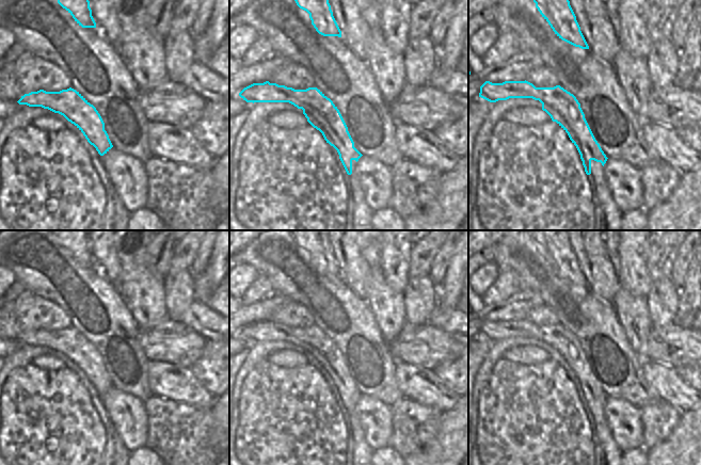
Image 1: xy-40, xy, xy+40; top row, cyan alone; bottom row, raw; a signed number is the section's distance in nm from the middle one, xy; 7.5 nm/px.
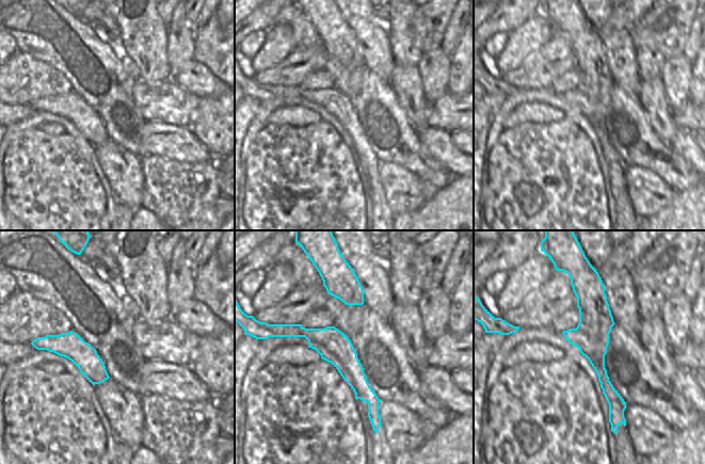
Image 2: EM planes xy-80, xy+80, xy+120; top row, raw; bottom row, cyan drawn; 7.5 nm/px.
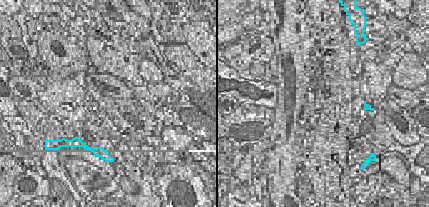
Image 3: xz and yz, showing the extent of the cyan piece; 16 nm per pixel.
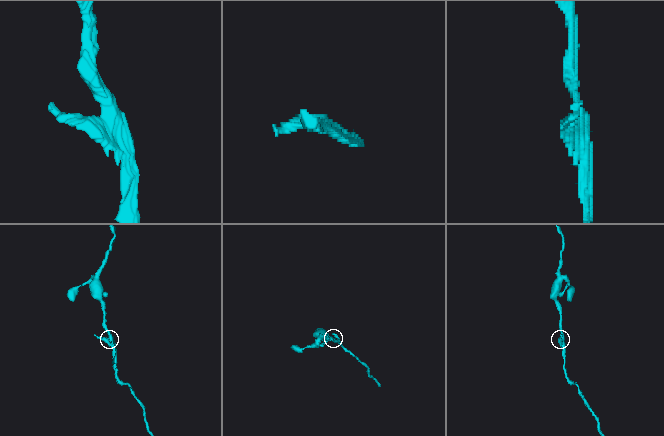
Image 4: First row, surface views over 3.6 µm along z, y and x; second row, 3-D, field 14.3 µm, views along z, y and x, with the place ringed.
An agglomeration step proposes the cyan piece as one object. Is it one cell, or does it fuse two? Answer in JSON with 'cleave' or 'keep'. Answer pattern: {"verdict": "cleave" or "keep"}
{"verdict": "cleave"}

